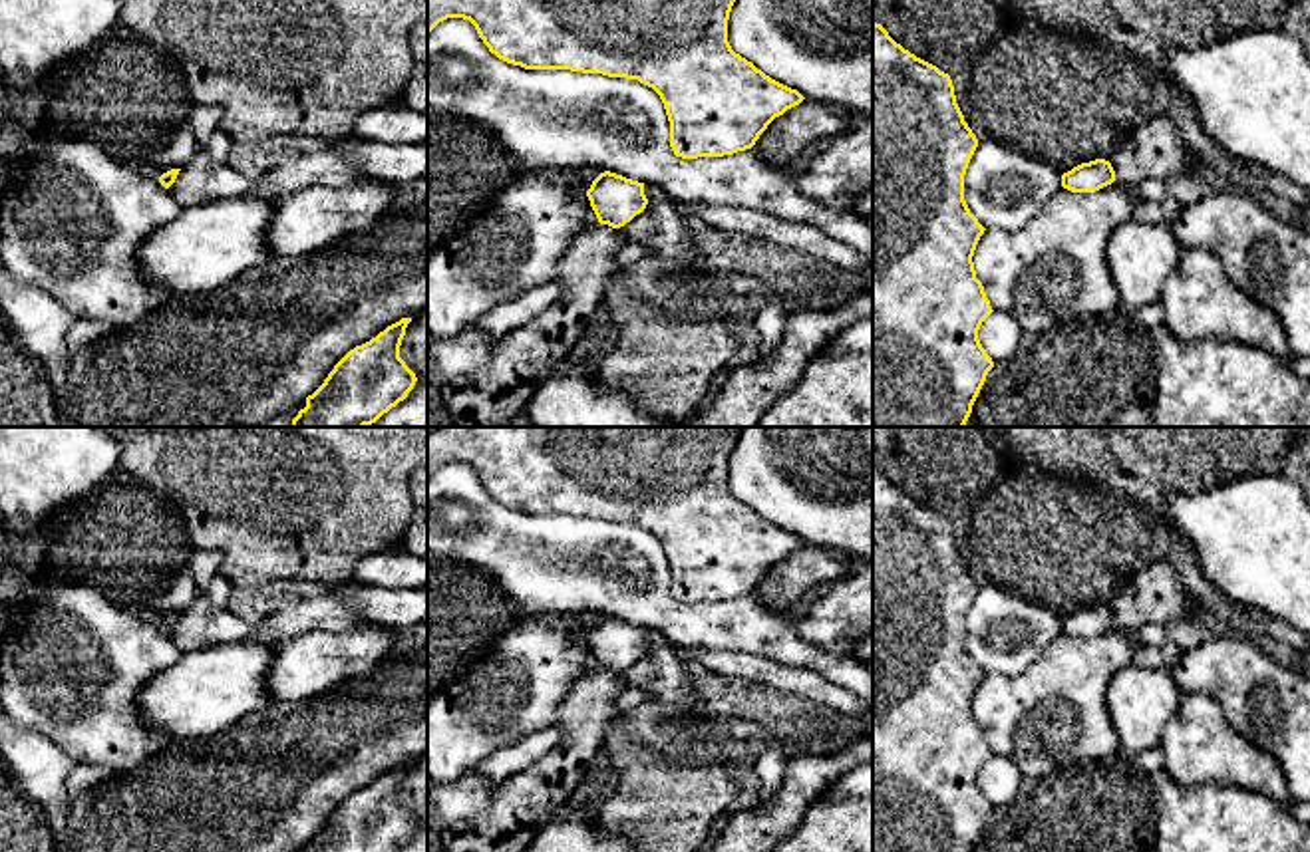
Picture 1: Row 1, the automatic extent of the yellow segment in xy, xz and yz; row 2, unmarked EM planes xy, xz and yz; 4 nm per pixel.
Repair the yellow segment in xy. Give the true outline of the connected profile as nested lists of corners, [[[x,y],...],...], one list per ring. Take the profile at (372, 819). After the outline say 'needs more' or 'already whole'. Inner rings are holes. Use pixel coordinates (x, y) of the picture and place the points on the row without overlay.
[[[402,763],[350,794],[306,842],[306,852],[396,852],[404,846],[417,826],[400,802],[409,767],[411,763]]]; already whole

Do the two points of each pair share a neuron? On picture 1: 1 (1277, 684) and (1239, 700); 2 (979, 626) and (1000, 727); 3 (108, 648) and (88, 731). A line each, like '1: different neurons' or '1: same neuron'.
1: same neuron
2: different neurons
3: same neuron

